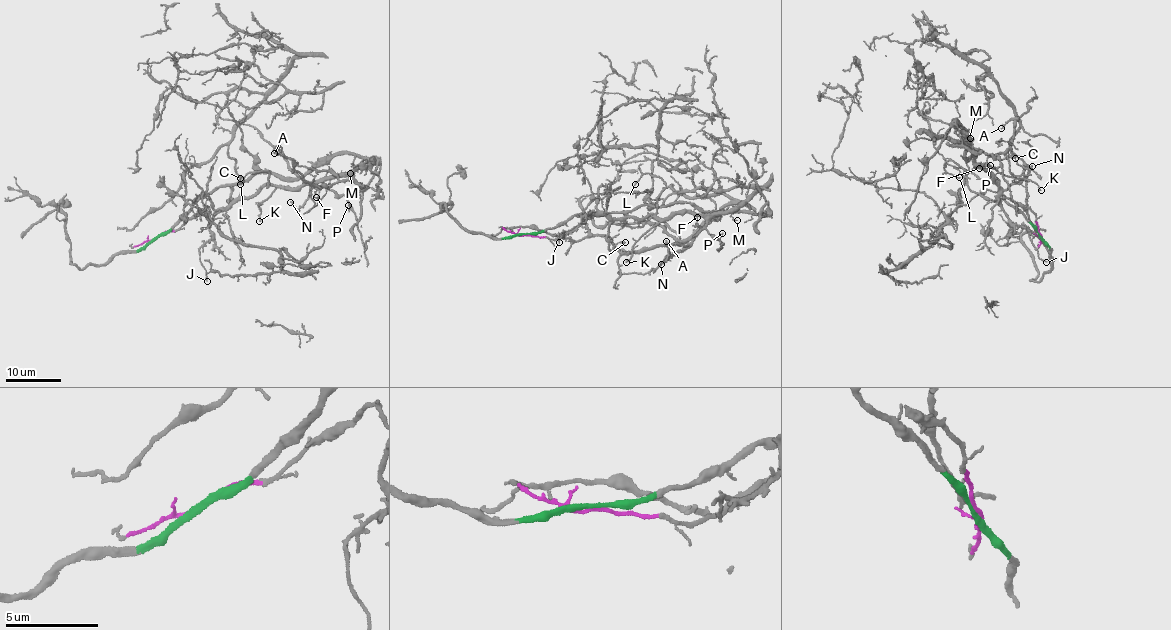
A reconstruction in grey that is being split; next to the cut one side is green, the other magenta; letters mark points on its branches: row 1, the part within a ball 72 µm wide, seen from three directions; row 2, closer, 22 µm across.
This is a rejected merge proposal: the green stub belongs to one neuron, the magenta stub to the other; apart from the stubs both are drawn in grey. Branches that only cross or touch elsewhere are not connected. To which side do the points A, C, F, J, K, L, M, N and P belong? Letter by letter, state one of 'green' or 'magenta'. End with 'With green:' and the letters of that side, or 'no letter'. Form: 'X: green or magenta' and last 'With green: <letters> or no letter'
A: magenta
C: magenta
F: magenta
J: magenta
K: magenta
L: magenta
M: magenta
N: magenta
P: magenta
With green: no letter

